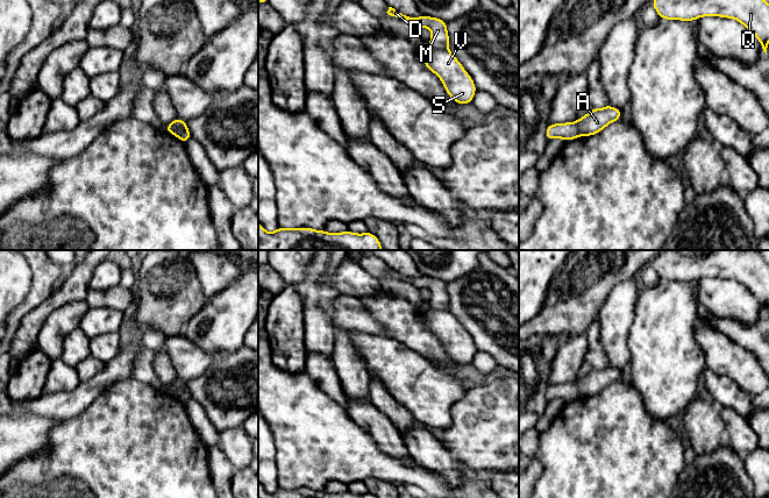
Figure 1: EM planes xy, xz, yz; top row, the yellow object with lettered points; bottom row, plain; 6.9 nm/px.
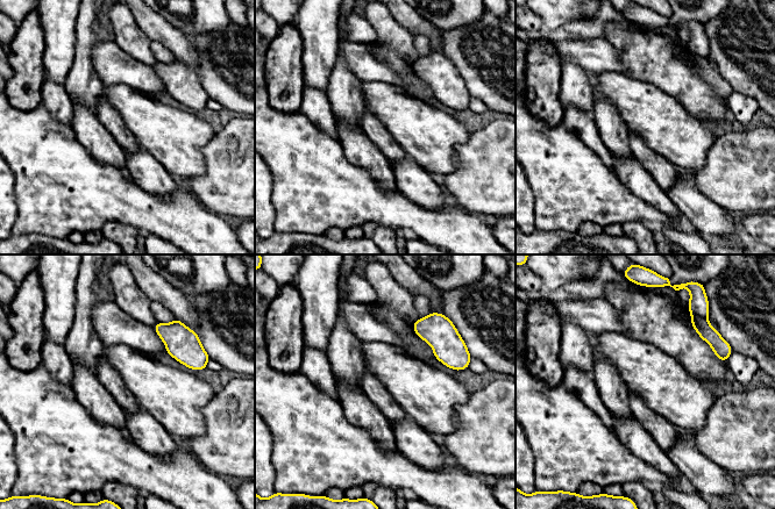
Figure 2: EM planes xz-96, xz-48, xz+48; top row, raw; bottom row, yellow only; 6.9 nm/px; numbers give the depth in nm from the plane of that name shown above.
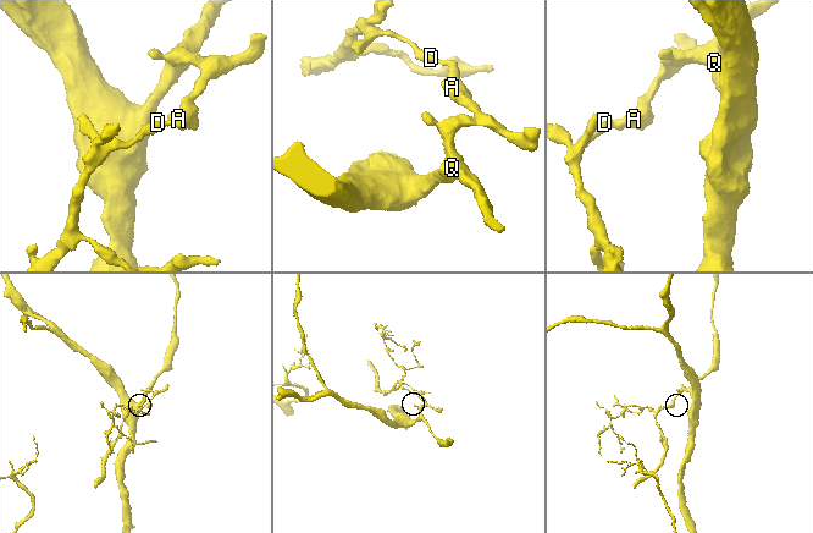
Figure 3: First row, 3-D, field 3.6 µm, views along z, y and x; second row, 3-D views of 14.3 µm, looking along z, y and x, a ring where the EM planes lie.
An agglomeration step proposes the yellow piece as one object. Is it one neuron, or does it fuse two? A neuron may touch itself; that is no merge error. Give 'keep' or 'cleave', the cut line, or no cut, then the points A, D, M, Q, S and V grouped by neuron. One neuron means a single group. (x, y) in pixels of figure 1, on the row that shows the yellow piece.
cleave; cut xz (428, 47), (447, 50); groups A Q S V / D M

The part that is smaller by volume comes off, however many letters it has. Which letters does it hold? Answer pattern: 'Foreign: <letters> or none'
Foreign: D, M

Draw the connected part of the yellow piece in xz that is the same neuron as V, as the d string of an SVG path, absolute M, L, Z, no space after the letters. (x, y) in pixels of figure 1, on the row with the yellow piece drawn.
M426 48L423 63L440 78L448 95L455 102L465 105L472 101L477 91L473 79L449 50Z

